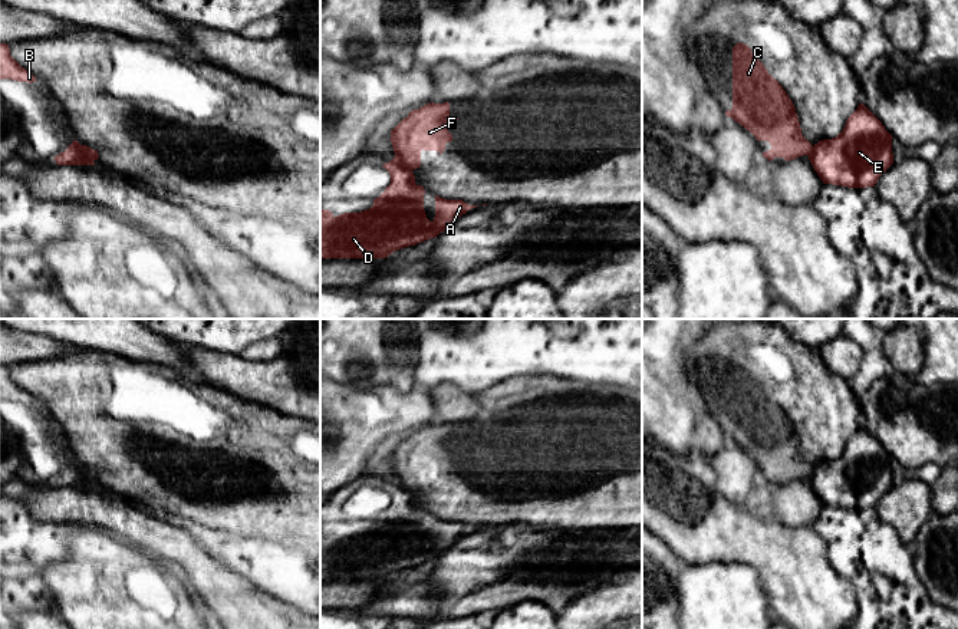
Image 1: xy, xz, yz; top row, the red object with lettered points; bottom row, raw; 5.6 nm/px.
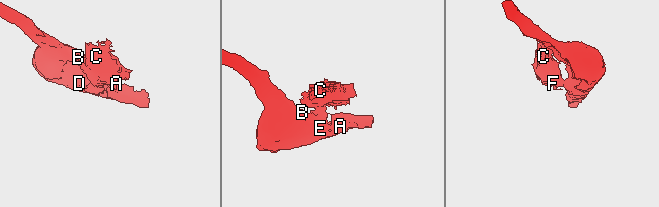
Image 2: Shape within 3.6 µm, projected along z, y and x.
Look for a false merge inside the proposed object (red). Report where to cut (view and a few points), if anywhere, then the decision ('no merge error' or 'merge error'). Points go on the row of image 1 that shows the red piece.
xz (394, 158), (400, 160), (411, 171) | merge error

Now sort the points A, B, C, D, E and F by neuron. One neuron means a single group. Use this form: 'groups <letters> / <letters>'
groups A B D E / C F

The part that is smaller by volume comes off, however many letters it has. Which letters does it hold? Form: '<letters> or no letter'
C, F

